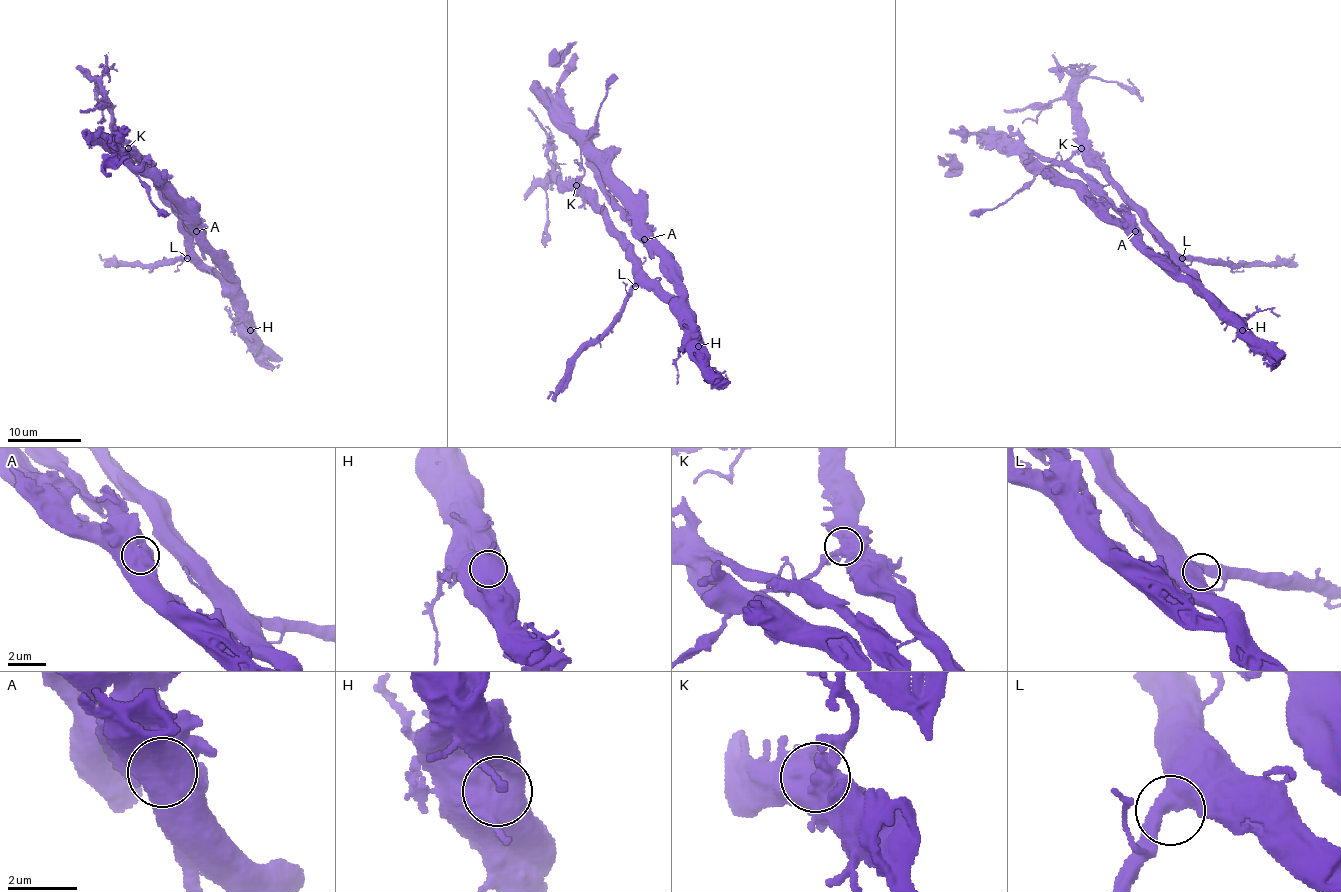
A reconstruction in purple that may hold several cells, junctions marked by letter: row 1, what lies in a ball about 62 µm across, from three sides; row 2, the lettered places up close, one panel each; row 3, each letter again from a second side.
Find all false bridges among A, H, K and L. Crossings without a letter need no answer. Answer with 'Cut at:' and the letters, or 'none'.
Cut at: A, H

